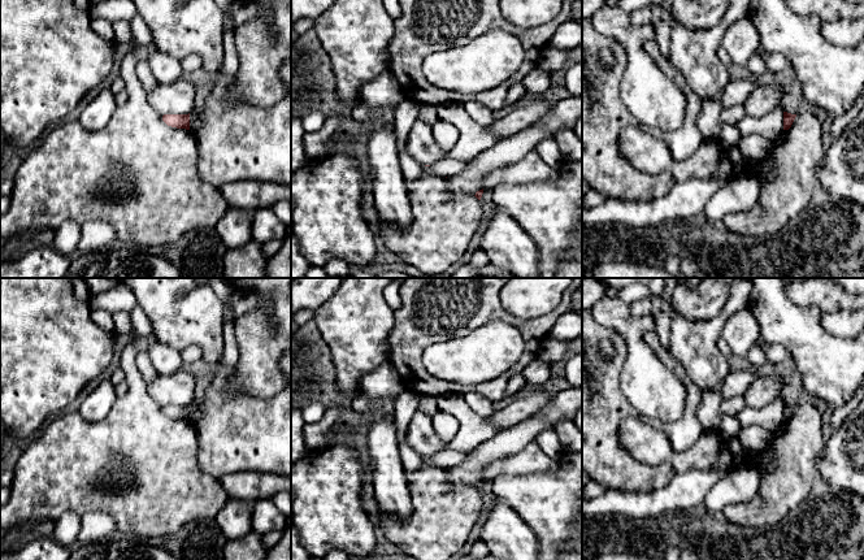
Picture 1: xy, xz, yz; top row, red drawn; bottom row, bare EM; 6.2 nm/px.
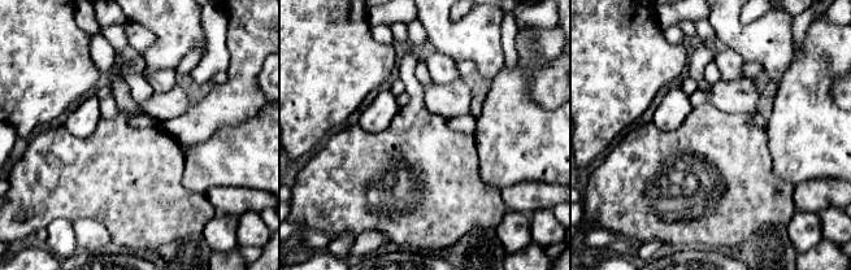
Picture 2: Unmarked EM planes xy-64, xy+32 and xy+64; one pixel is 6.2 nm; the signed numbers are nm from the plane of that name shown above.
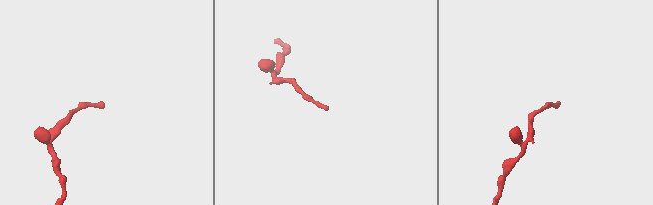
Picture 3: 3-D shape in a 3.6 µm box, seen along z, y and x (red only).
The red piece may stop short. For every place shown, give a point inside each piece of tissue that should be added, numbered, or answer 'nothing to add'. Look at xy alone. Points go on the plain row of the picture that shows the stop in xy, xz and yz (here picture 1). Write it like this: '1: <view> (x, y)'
nothing to add

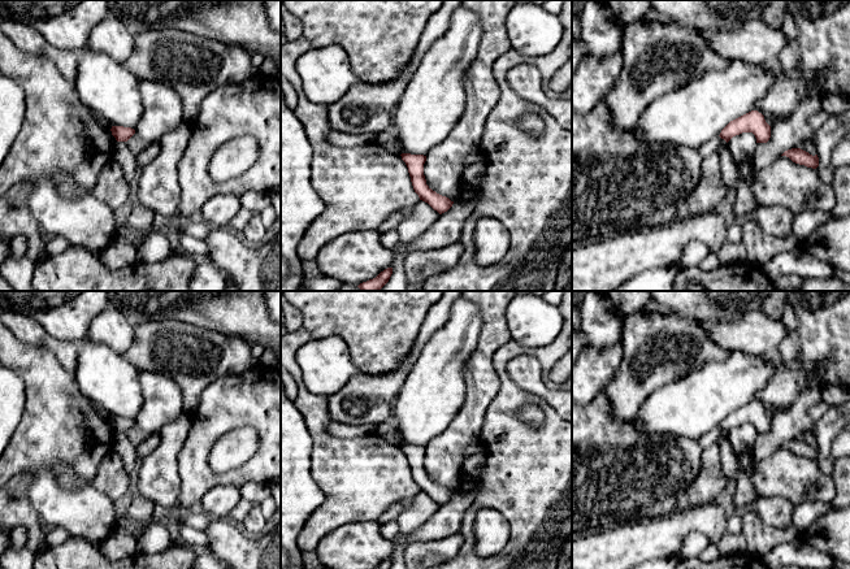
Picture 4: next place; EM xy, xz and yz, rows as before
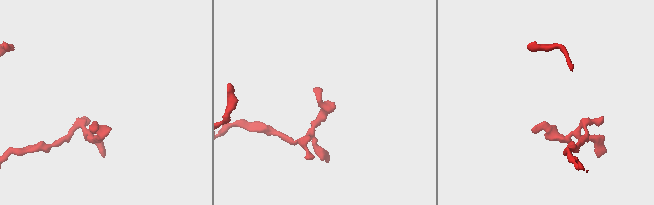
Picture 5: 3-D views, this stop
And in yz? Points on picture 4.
nothing to add

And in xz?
nothing to add

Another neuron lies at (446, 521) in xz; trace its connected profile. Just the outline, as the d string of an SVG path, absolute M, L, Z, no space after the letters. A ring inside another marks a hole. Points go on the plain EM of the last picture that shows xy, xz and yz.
M467 479L459 492L442 504L419 530L409 534L408 540L403 544L404 550L415 542L431 542L457 534L464 512L470 507L477 490L478 485Z

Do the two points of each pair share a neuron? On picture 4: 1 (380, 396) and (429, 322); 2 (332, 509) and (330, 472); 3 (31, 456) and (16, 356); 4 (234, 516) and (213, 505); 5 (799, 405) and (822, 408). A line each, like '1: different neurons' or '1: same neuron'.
1: same neuron
2: same neuron
3: same neuron
4: different neurons
5: different neurons

